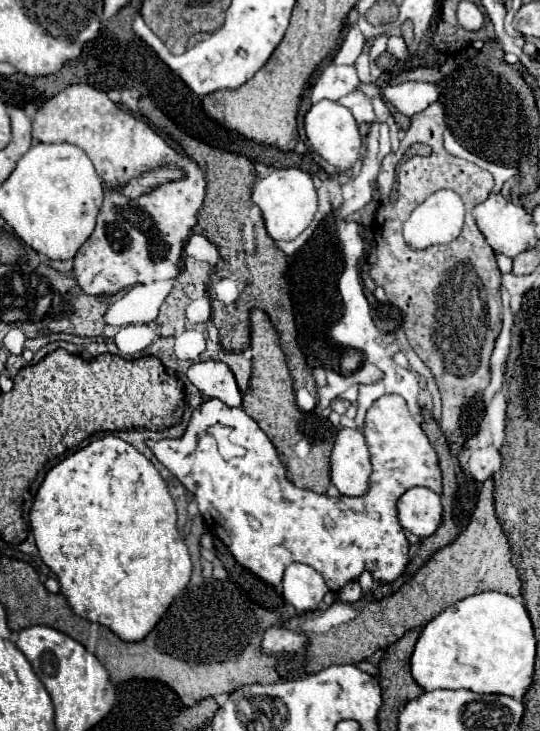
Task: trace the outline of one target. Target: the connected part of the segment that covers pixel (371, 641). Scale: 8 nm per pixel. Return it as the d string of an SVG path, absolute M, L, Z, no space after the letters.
M489 480L489 490L483 488L479 492L479 502L469 526L457 536L455 542L435 552L435 556L411 578L411 582L407 582L399 592L383 598L381 602L361 602L361 614L353 622L341 624L339 628L333 628L321 636L309 634L305 672L321 672L323 668L333 666L333 662L361 662L373 656L375 650L387 648L389 644L397 642L405 632L425 626L447 606L453 606L467 596L487 590L521 596L521 580L511 562L511 546L495 516L493 480Z

